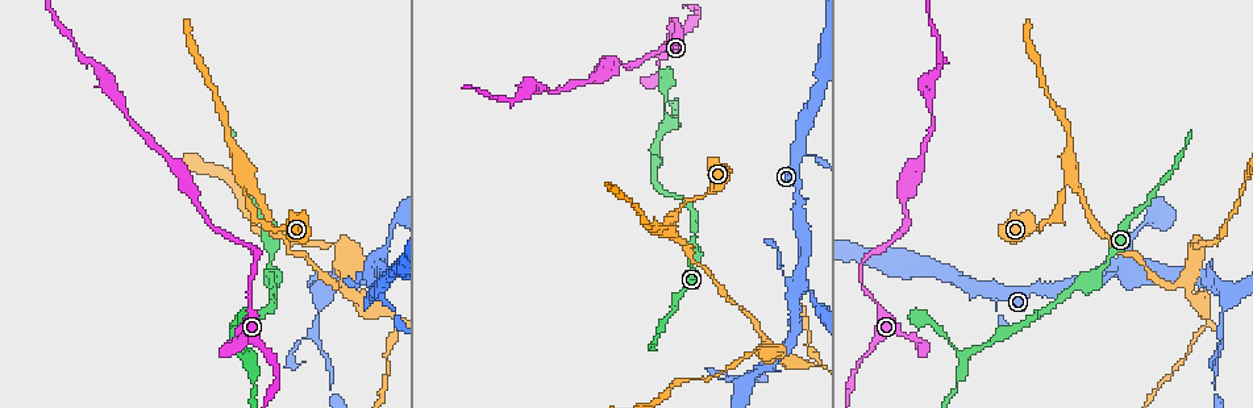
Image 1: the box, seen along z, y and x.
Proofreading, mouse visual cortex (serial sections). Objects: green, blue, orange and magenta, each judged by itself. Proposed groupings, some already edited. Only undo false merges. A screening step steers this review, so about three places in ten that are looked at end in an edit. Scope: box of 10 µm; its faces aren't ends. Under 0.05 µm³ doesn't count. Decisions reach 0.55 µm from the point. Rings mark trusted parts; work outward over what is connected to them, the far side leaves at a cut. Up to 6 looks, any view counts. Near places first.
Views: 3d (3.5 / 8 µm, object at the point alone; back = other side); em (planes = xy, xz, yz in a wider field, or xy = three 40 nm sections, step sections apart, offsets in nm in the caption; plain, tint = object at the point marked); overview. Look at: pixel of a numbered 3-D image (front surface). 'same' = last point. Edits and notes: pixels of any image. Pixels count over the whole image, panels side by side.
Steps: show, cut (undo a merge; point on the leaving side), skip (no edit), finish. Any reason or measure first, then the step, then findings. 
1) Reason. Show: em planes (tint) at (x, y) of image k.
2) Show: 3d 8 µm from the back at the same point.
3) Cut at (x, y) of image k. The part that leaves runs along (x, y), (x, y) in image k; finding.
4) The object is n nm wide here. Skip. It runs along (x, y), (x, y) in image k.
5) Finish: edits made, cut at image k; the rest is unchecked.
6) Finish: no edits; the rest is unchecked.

Abrupt turn. Show: 3d 3.5 µm at (859, 269) of image 1.

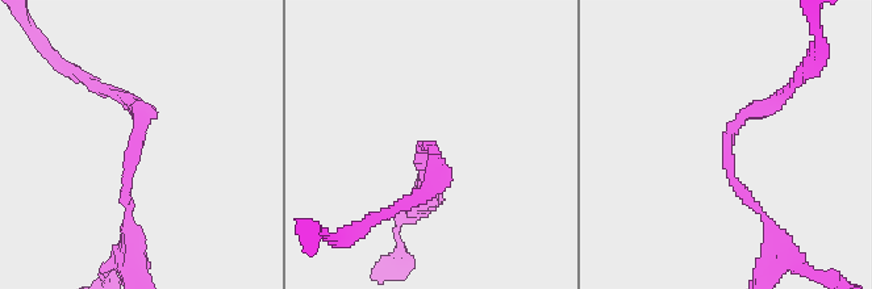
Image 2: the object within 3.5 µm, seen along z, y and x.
Need the tissue. Show: em xy step 2 (tint) at (138, 143) of image 2.

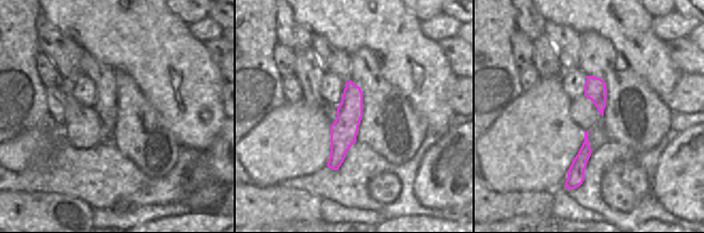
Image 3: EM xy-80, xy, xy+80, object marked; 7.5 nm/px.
Another direction. Show: em xy step 1 (tint) at the same point.

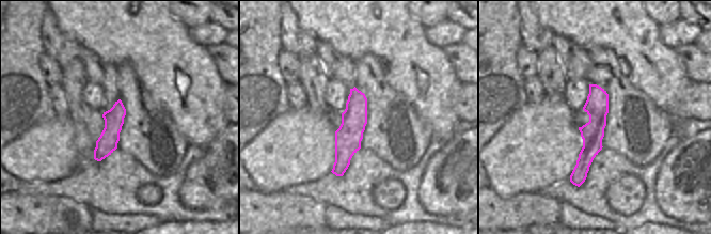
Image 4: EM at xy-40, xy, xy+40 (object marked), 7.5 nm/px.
The object is 200 nm wide here. Skip. It runs along (594, 87), (596, 125), (578, 183) in image 4; continuous, no second cell.

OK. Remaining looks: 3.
Three-way junction. Show: 3d 3.5 µm at (240, 181) of image 1.

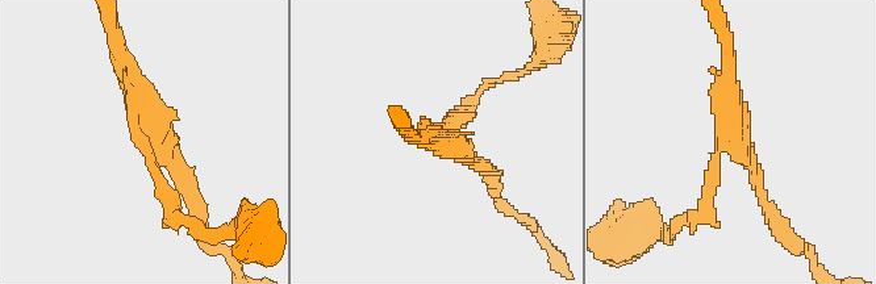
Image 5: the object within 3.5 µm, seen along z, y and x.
Cut at (755, 179) of image 5. The part that leaves runs along (441, 140), (486, 171), (497, 197) in image 5; two cells meet here.

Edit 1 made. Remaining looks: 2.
Three arms meet. Show: 3d 3.5 µm at (380, 265) of image 1.

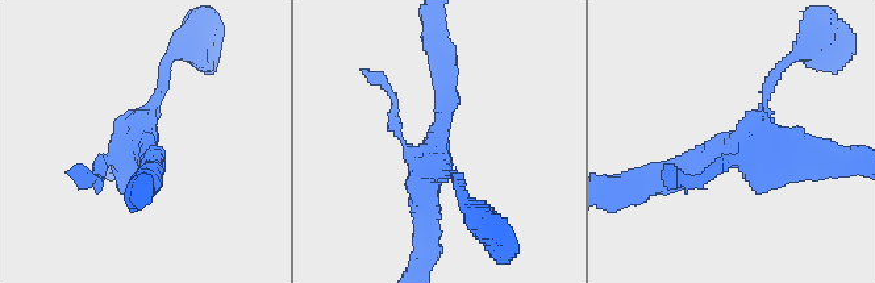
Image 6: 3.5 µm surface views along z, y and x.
Show: em xy step 5 (tint) at (748, 146) of image 6.

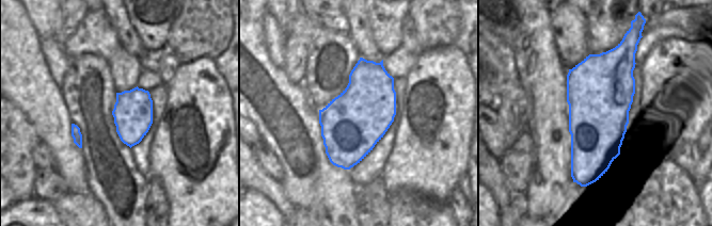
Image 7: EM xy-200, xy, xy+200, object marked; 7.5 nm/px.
Skip. It runs along (445, 83), (425, 242) in image 6; one cell here.

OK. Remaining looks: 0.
Finish: edits made, cut at image 5; the rest is unchecked.

